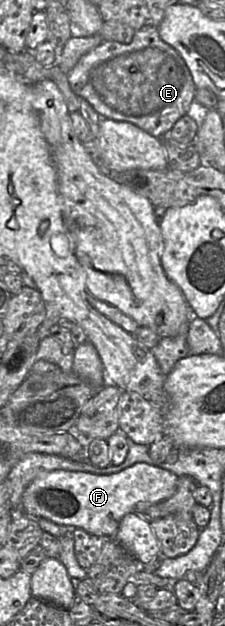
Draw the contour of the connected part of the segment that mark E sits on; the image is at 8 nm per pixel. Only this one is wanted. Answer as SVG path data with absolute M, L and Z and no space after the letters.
M155 26L136 30L129 43L104 41L81 57L67 73L67 78L74 93L85 99L100 116L132 123L157 138L168 136L175 122L187 114L197 89L185 61L160 38Z

